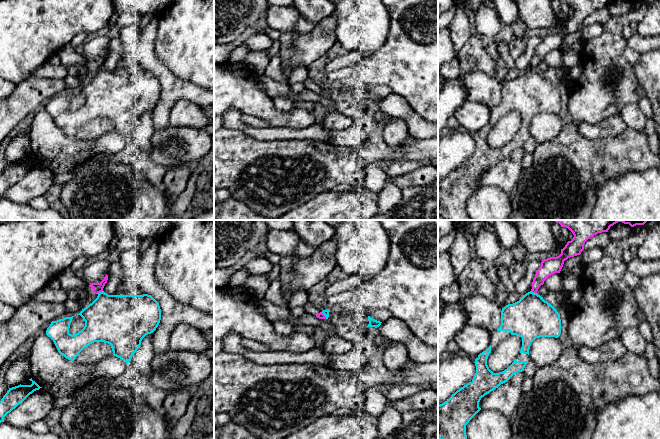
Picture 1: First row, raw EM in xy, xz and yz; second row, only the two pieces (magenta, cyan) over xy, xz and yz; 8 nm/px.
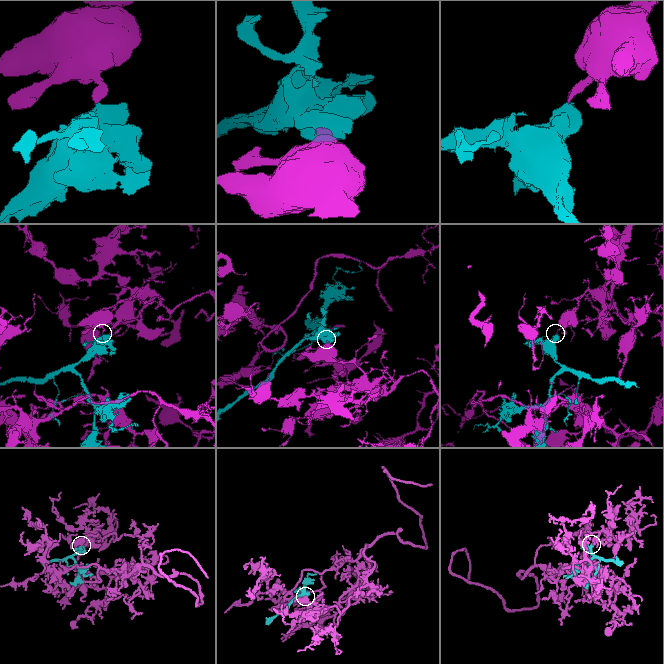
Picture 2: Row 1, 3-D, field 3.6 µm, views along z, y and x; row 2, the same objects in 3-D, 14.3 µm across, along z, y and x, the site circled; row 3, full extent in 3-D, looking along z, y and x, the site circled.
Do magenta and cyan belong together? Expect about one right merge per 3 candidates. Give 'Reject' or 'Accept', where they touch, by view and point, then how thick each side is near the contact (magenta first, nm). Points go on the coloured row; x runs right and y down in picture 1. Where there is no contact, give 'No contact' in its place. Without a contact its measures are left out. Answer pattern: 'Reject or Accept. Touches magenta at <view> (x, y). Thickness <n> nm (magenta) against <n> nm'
Reject. Touches magenta at yz (534, 292). Thickness 140 nm (magenta) against 340 nm

